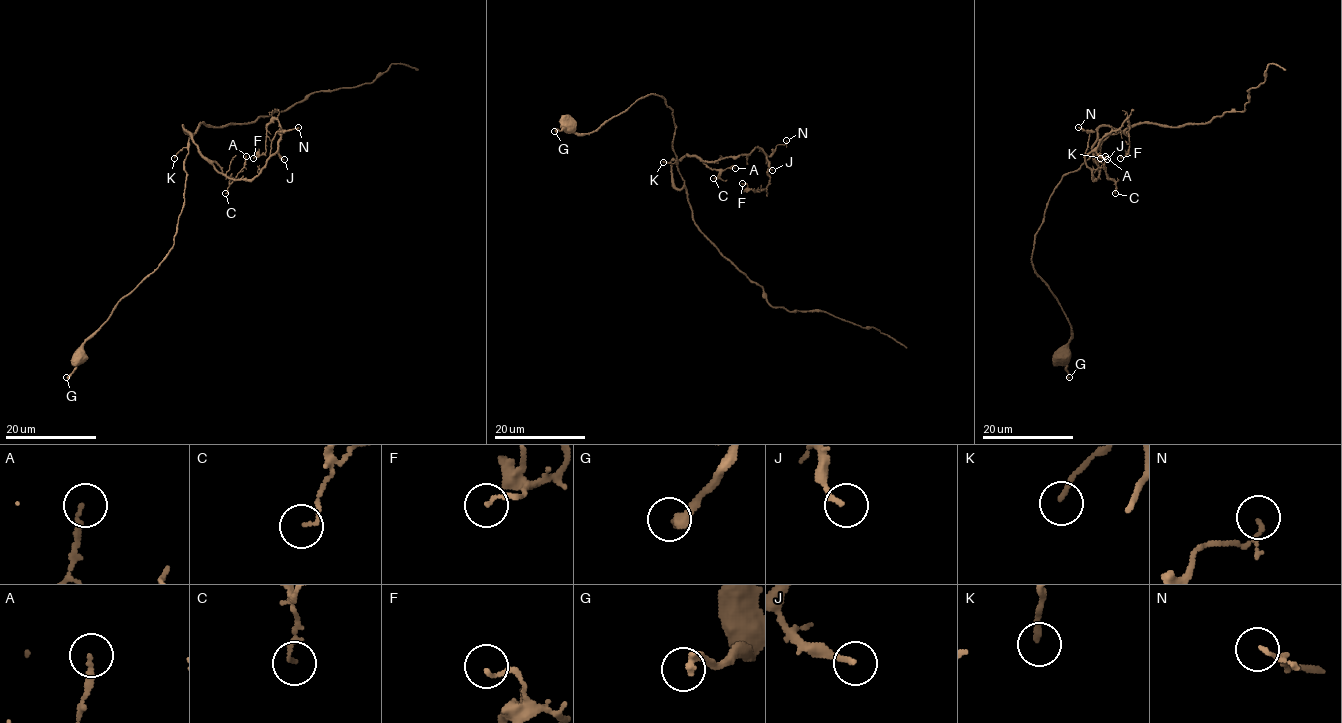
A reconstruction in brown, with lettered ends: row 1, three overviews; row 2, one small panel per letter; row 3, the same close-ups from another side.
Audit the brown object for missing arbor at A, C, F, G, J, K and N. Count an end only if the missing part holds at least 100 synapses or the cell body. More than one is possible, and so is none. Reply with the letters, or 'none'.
none

